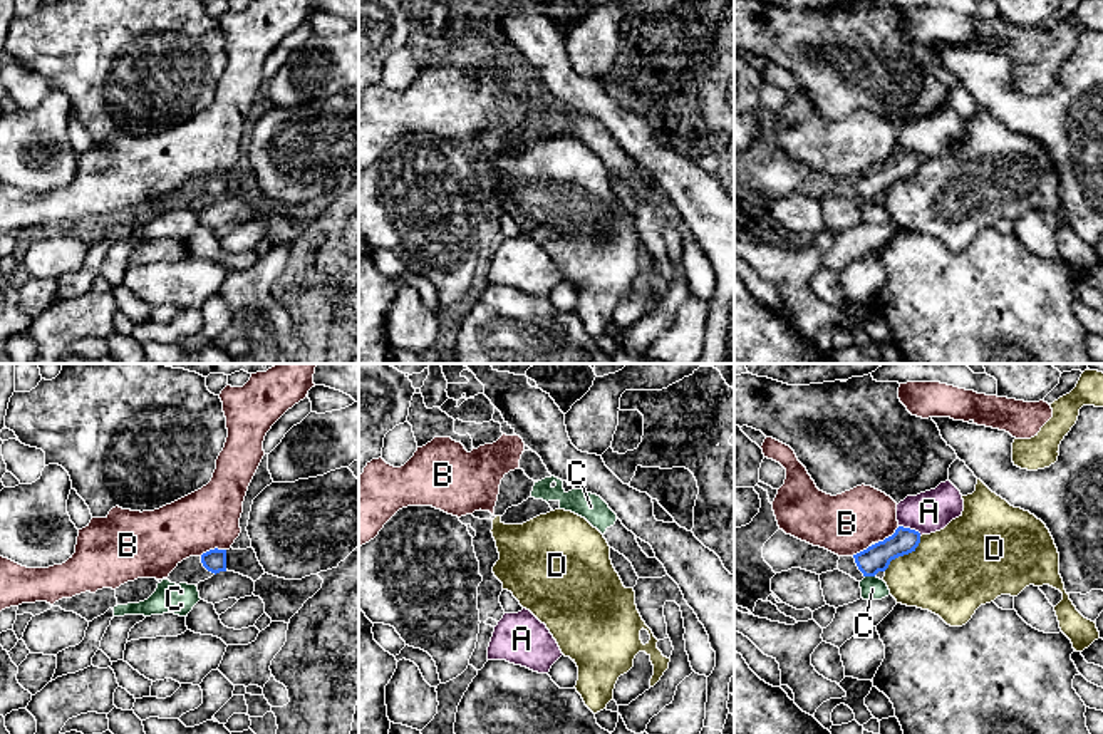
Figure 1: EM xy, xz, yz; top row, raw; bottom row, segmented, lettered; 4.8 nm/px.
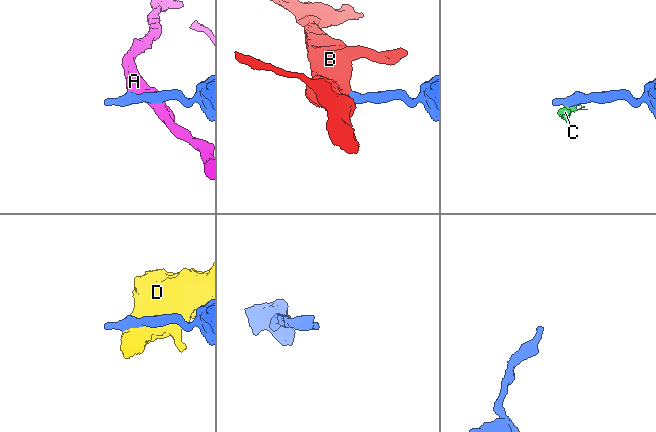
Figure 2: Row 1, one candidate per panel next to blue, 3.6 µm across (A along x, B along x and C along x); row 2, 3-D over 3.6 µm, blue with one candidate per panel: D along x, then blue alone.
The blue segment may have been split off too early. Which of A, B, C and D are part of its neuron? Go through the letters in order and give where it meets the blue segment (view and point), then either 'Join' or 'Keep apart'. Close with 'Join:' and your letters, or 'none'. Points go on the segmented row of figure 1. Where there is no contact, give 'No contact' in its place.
A: Touches blue at yz (909, 528). Keep apart
B: Touches blue at xy (212, 550). Keep apart
C: Touches blue at yz (870, 575). Keep apart
D: Touches blue at yz (904, 553). Keep apart
Join: none

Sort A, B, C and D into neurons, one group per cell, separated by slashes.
A / B / C / D

